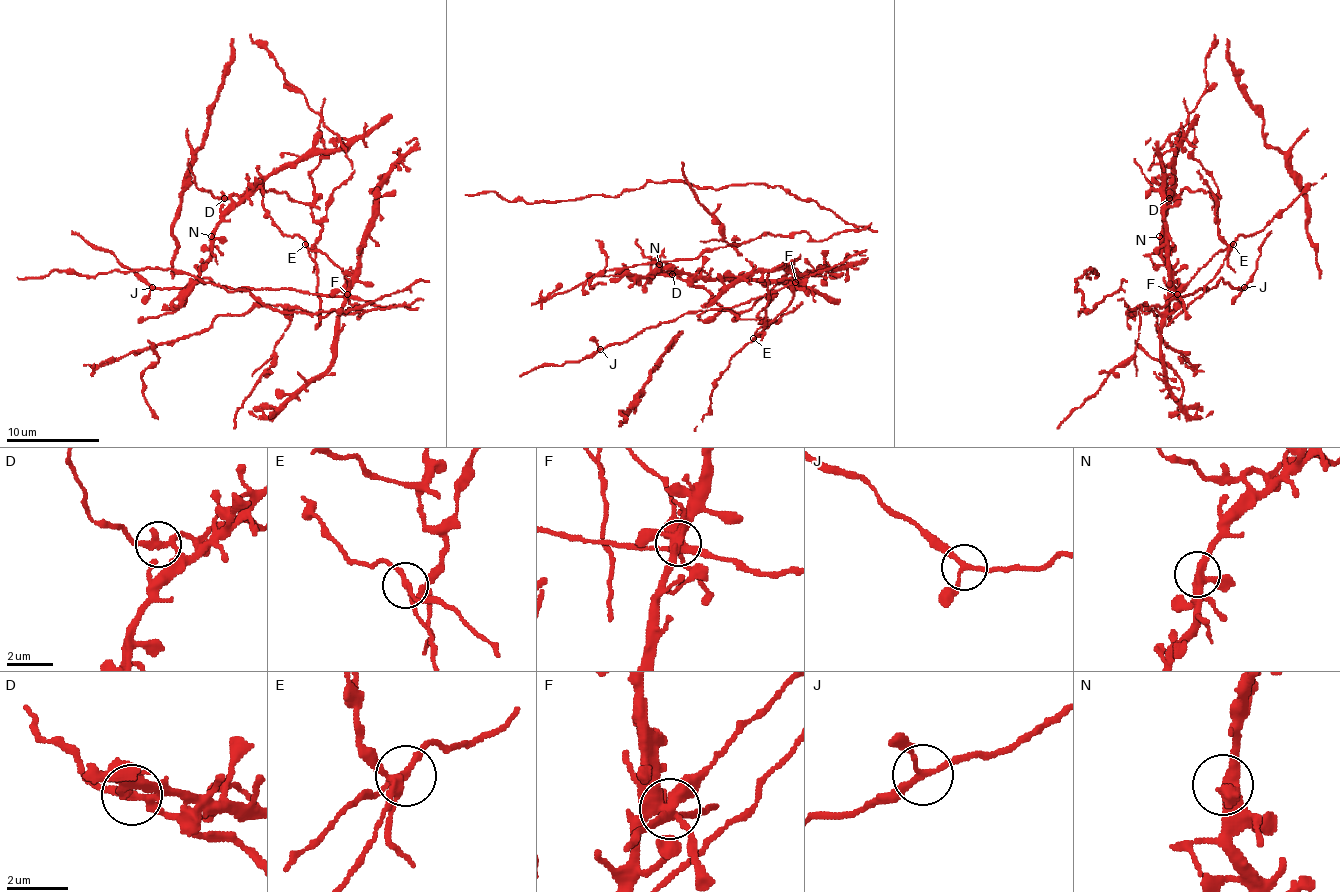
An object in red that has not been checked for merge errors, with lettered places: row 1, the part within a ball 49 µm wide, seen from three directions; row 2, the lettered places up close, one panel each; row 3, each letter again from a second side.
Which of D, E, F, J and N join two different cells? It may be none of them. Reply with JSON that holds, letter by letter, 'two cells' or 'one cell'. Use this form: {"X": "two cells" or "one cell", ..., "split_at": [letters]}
{"D": "two cells", "E": "two cells", "F": "two cells", "J": "one cell", "N": "one cell", "split_at": ["D", "E", "F"]}

